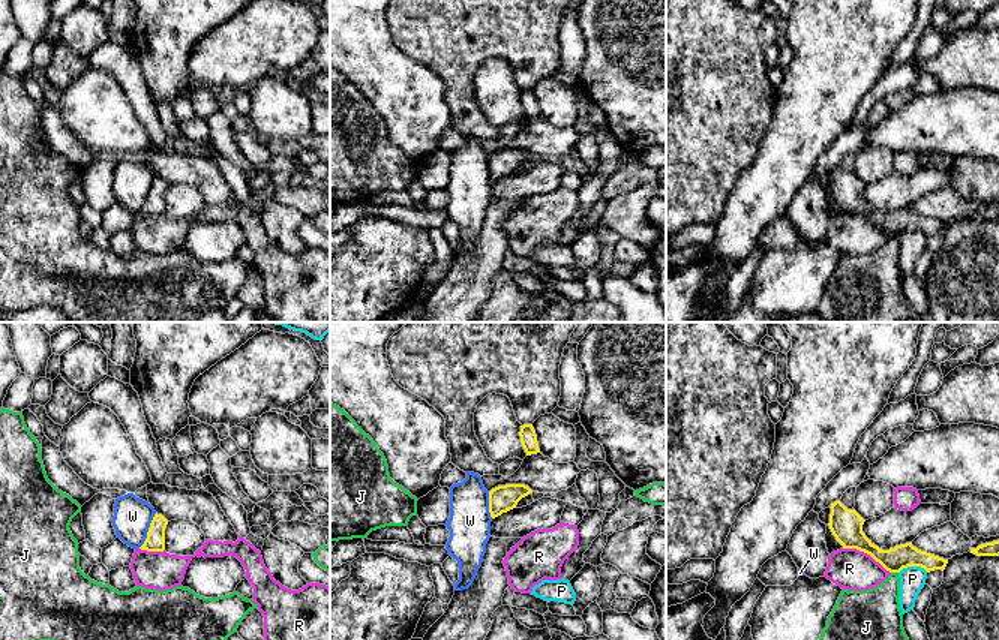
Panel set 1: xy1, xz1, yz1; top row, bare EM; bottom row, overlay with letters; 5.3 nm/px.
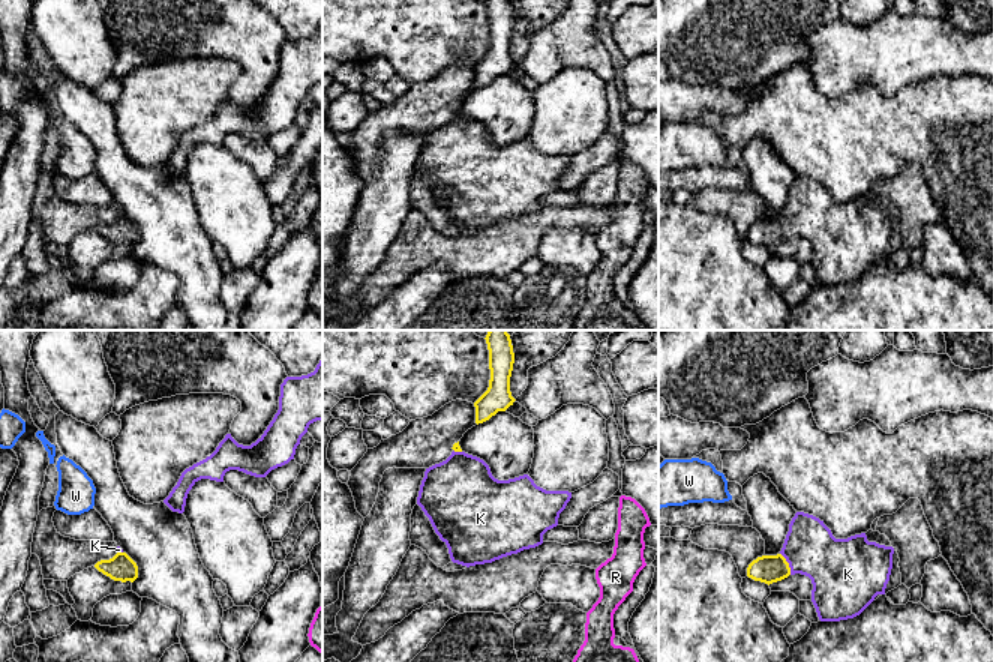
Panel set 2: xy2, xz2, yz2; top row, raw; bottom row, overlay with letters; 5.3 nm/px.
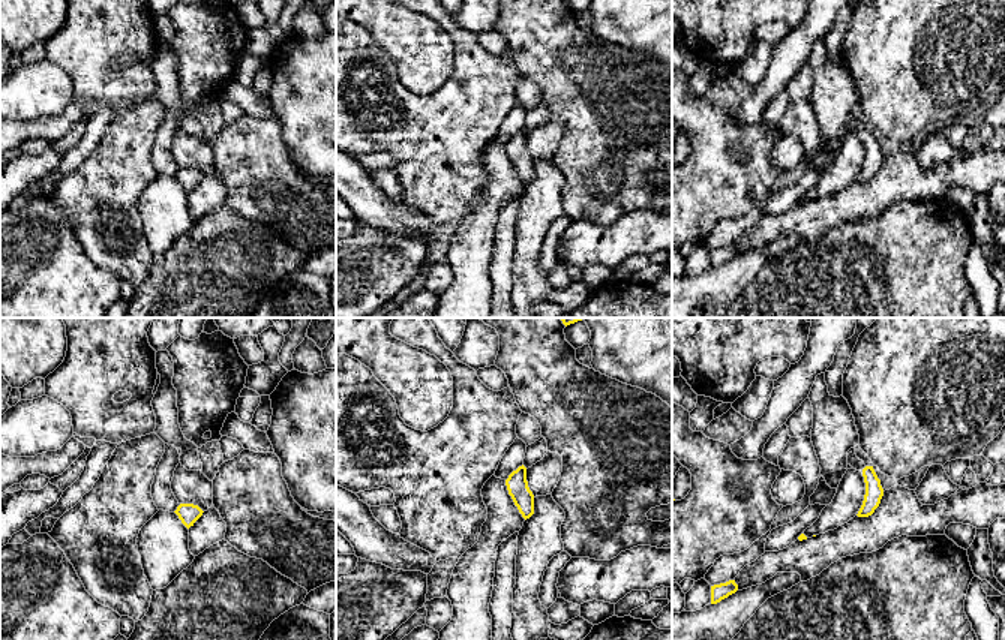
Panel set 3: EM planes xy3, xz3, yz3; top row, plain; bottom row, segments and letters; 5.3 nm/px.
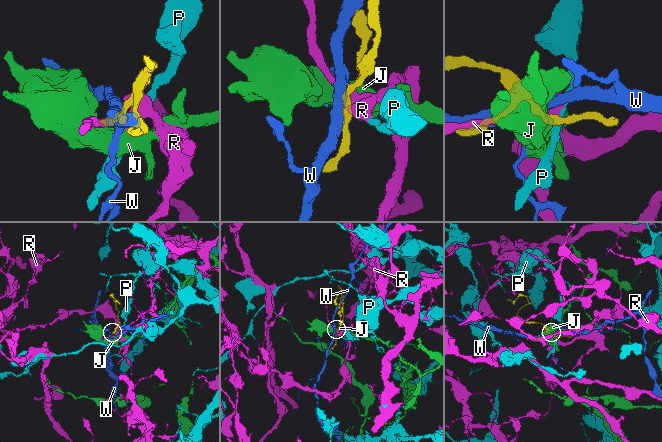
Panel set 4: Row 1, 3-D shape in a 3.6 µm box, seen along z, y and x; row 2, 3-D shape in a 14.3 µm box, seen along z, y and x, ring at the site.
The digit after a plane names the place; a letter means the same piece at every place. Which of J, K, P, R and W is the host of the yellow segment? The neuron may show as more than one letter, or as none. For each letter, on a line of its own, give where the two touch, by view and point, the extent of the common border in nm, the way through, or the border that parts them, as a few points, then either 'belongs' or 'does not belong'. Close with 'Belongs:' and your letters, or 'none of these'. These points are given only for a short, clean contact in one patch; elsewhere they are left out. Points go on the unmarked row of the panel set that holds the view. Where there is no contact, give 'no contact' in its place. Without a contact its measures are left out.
J: yz1 (894, 236) | 40 nm | along yz1 (891, 236), (897, 237) | does not belong
K: yz2 (788, 227) | 130 nm | across yz2 (768, 233), (788, 227), (825, 227), (834, 230) | belongs
P: yz1 (912, 230) | 160 nm | along yz1 (927, 236), (920, 231), (905, 231), (899, 237) | does not belong
R: yz1 (867, 218) | 300 nm | along yz1 (843, 212), (855, 212), (869, 218), (890, 237) | does not belong
W: xy1 (149, 195) | 220 nm | along xy1 (156, 177), (146, 204), (138, 212) | does not belong
Belongs: K

